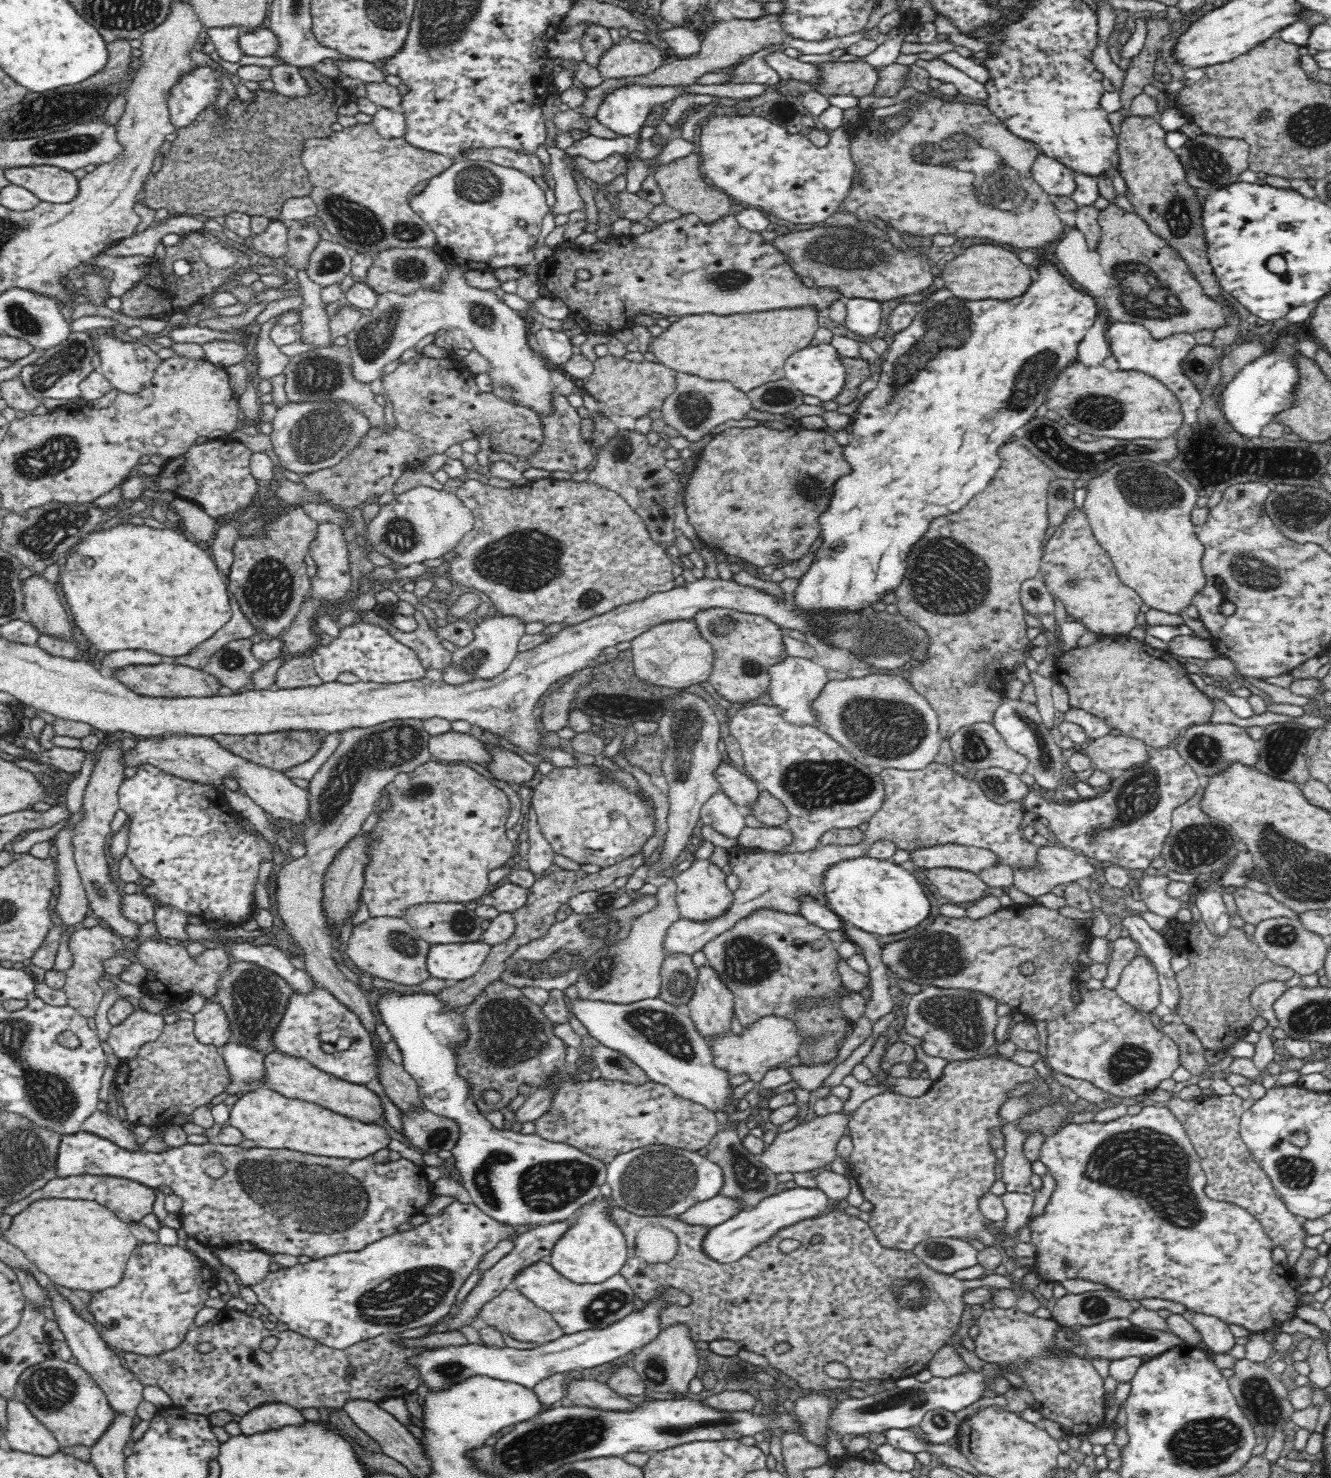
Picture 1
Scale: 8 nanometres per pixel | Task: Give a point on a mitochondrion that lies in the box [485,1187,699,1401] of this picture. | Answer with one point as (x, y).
(606, 1303)

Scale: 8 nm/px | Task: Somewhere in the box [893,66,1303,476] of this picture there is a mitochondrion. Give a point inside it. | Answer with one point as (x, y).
(1000, 188)

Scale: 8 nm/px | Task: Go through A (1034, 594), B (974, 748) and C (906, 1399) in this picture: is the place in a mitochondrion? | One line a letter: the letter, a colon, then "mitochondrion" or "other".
A: mitochondrion
B: mitochondrion
C: mitochondrion

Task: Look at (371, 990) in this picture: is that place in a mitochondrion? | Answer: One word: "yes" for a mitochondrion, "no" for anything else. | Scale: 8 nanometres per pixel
no

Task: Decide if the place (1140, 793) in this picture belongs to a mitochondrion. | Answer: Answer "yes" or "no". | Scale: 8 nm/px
yes

